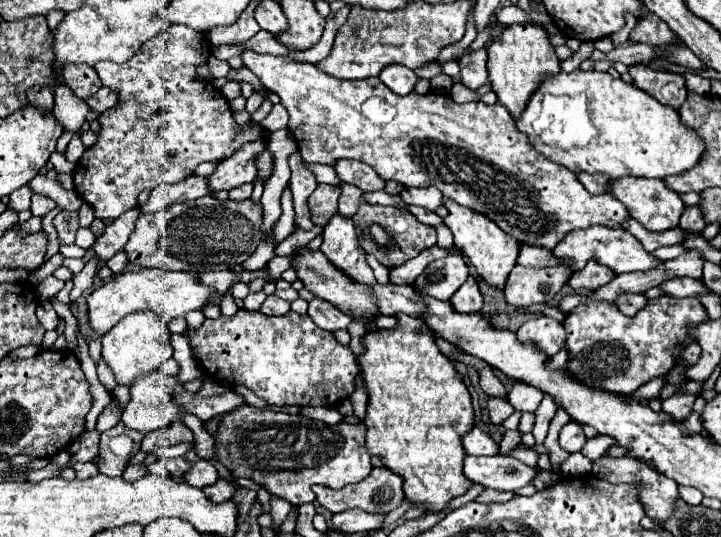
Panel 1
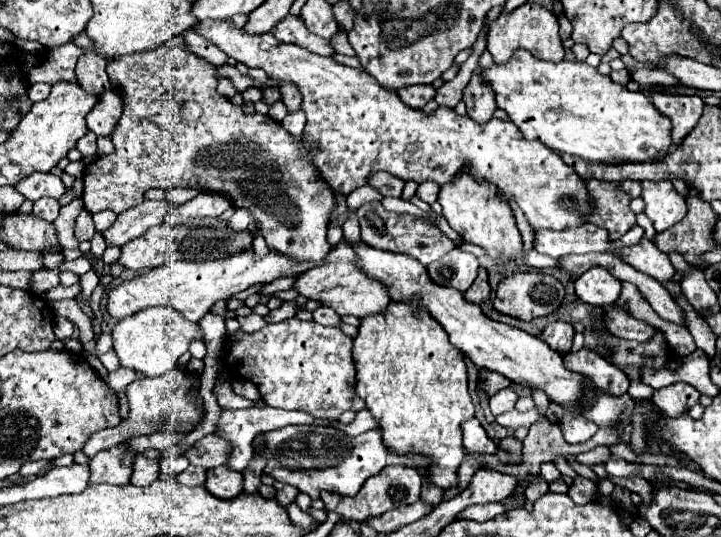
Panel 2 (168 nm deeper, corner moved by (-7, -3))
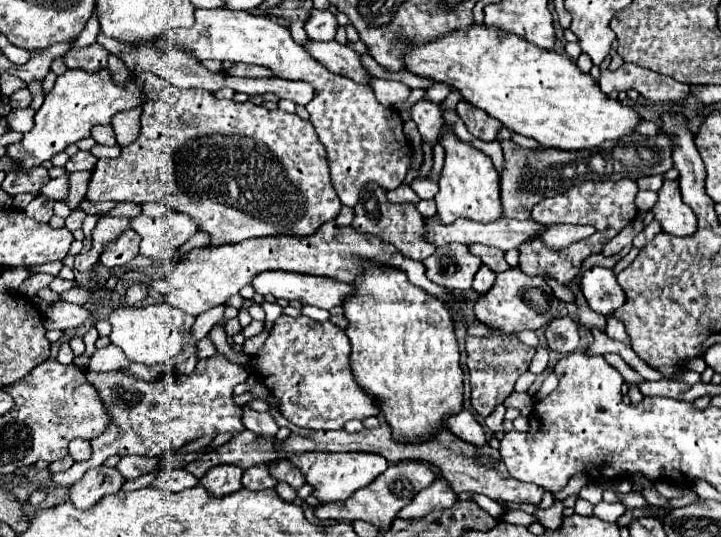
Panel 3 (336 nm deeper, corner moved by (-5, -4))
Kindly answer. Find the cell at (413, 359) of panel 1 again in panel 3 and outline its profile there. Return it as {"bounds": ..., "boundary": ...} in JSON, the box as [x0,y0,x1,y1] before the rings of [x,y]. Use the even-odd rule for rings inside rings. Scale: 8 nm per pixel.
{"bounds":[343,263,463,443],"boundary":[[[371,263],[365,265],[365,269],[367,269],[365,275],[355,283],[355,295],[347,297],[345,303],[343,303],[345,317],[349,319],[349,327],[345,329],[345,333],[351,341],[351,371],[353,371],[353,377],[357,379],[359,387],[375,399],[379,413],[383,413],[385,421],[389,423],[389,427],[393,431],[393,439],[407,441],[407,443],[417,441],[417,439],[429,439],[429,435],[437,435],[437,431],[441,431],[441,427],[445,427],[445,419],[463,411],[463,369],[461,369],[461,363],[459,363],[459,347],[457,347],[457,339],[455,339],[453,319],[439,299],[429,295],[425,289],[409,283],[409,279],[403,271],[397,271],[393,267],[375,267]]]}

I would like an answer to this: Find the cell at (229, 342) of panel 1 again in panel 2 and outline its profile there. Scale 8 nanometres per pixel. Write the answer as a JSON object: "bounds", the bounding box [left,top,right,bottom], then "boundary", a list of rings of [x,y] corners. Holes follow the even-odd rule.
{"bounds":[227,318,365,422],"boundary":[[[287,318],[279,324],[269,324],[257,330],[255,334],[235,332],[235,342],[227,348],[227,370],[237,372],[237,378],[251,380],[257,384],[265,404],[281,410],[301,410],[313,418],[335,422],[345,410],[359,412],[365,408],[365,402],[355,394],[355,364],[351,356],[353,340],[345,336],[337,326],[321,326],[313,320],[303,322],[299,318]]]}

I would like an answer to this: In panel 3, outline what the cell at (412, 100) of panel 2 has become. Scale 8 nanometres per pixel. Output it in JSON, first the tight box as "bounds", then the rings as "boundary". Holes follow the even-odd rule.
{"bounds":[409,99,443,145],"boundary":[[[421,99],[421,101],[417,101],[417,103],[411,107],[409,115],[411,115],[411,119],[417,123],[423,141],[429,141],[431,145],[435,145],[435,141],[437,141],[437,137],[439,137],[439,129],[443,127],[439,105],[437,105],[435,101]]]}

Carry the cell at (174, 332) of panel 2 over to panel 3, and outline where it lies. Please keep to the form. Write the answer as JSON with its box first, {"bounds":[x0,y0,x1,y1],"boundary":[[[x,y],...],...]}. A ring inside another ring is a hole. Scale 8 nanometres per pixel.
{"bounds":[109,303,195,367],"boundary":[[[153,303],[147,307],[119,307],[111,311],[109,323],[113,327],[109,335],[111,343],[123,349],[123,353],[131,363],[143,363],[149,367],[167,363],[179,351],[183,351],[187,345],[193,343],[191,329],[195,319],[175,307],[169,307],[169,303]]]}

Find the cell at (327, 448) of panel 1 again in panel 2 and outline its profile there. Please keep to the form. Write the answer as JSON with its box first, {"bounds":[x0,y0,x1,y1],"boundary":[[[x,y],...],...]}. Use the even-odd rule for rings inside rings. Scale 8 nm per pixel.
{"bounds":[265,426,389,500],"boundary":[[[285,426],[265,432],[265,440],[265,474],[271,474],[279,482],[293,484],[299,492],[309,494],[313,500],[317,500],[323,490],[341,496],[355,496],[367,478],[385,468],[389,454],[379,430],[369,430],[351,438],[327,426]]]}

